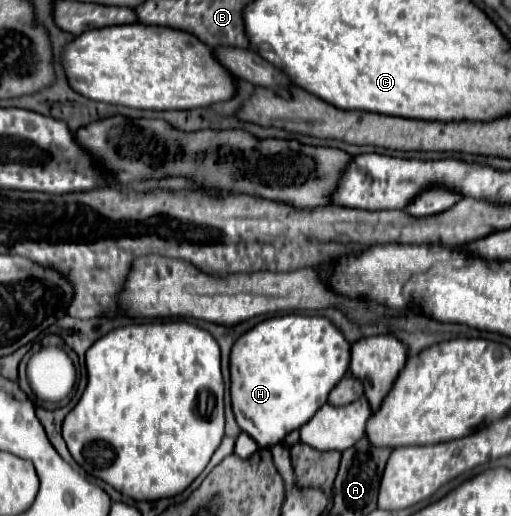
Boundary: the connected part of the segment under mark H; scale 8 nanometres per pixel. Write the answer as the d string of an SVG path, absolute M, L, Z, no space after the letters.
M281 315L261 321L247 333L243 333L231 349L231 403L235 421L241 431L249 433L259 447L273 447L285 439L287 433L299 429L315 411L325 405L329 391L341 381L349 369L351 345L343 333L323 317L305 315Z

